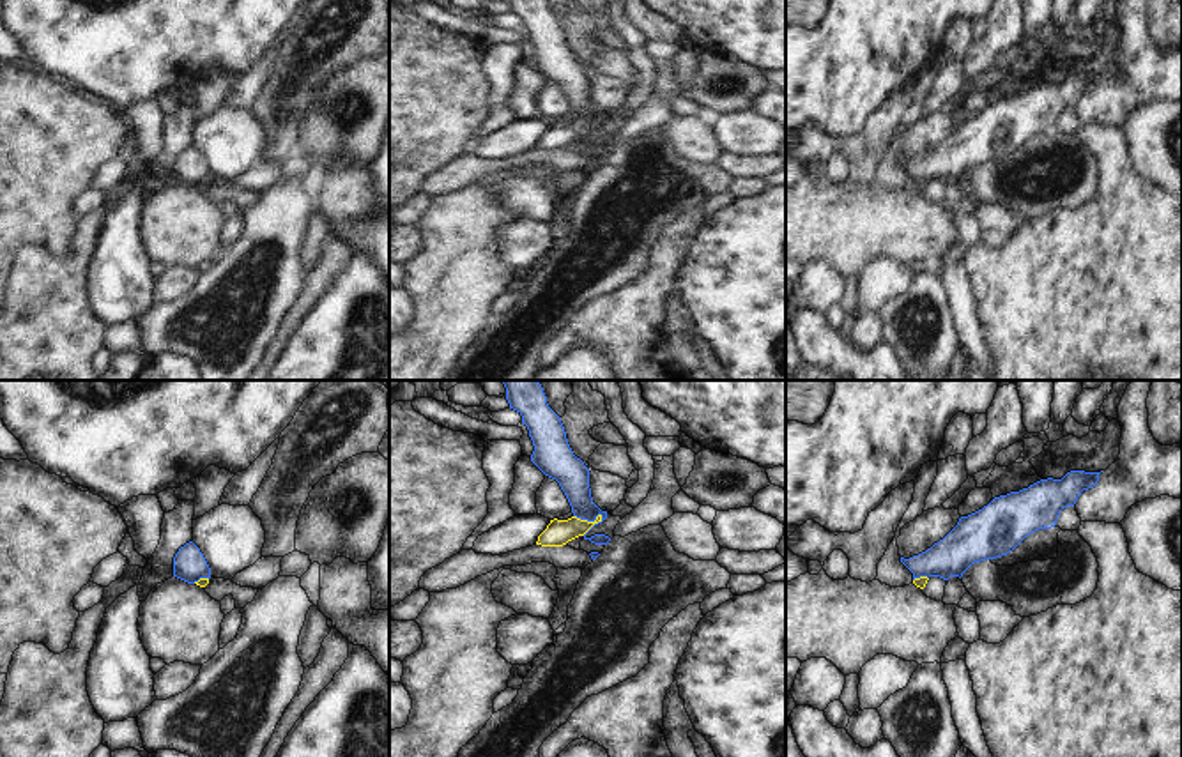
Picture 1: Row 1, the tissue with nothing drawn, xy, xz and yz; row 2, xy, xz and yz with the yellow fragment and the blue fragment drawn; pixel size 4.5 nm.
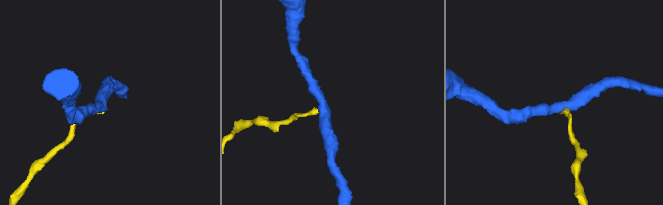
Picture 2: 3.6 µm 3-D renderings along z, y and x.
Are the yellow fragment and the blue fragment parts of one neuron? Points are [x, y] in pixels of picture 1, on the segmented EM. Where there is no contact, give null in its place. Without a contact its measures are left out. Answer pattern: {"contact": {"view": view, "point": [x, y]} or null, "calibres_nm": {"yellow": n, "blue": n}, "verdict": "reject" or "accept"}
{"contact": {"view": "xz", "point": [586, 520]}, "calibres_nm": {"yellow": 120, "blue": 150}, "verdict": "reject"}

